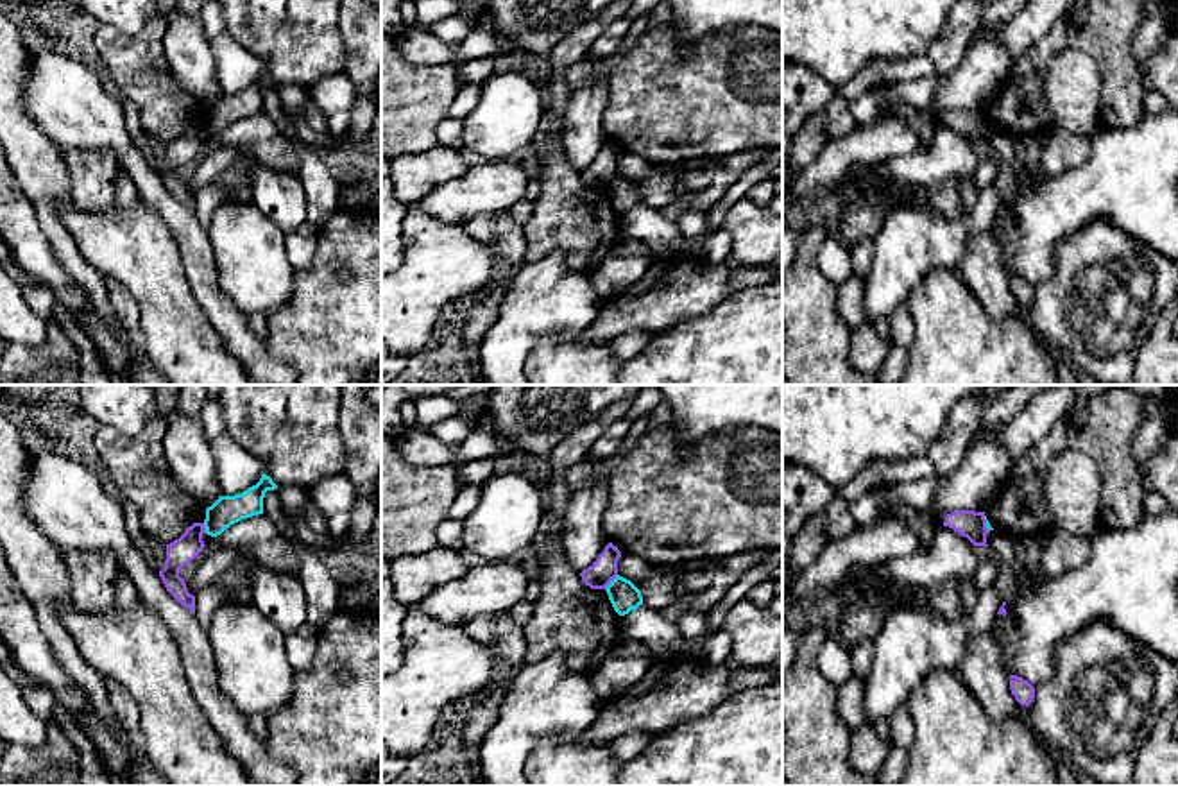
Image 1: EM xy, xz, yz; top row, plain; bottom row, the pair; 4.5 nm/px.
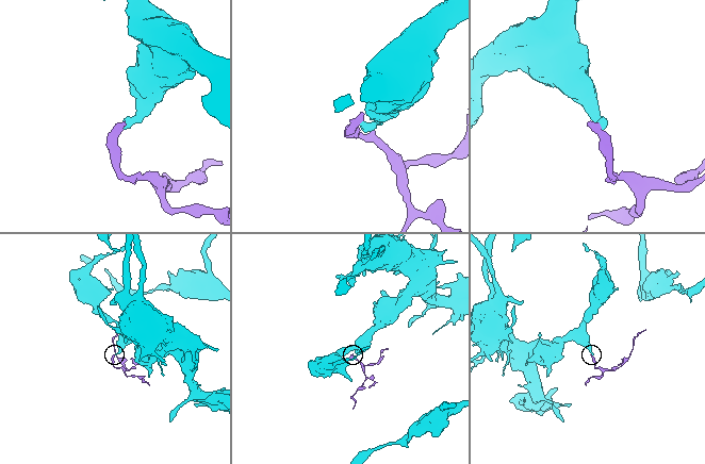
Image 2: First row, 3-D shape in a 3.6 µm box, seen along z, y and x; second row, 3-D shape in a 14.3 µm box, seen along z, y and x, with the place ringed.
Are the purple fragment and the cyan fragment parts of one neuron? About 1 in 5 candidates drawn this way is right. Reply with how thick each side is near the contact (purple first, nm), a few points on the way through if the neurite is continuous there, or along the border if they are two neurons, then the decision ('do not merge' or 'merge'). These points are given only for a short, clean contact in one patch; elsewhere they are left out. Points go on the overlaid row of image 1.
calibres 120 and 140 nm; border xz (618, 575), (606, 589); do not merge

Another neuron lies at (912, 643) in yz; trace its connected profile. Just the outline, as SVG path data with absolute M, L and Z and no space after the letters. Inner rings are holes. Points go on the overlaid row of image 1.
M892 603L874 639L863 700L866 725L892 714L936 671L960 671L969 659L969 621L943 621L902 603Z

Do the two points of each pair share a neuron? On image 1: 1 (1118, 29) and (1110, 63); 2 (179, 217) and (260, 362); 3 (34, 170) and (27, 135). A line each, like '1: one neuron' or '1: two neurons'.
1: one neuron
2: one neuron
3: one neuron

